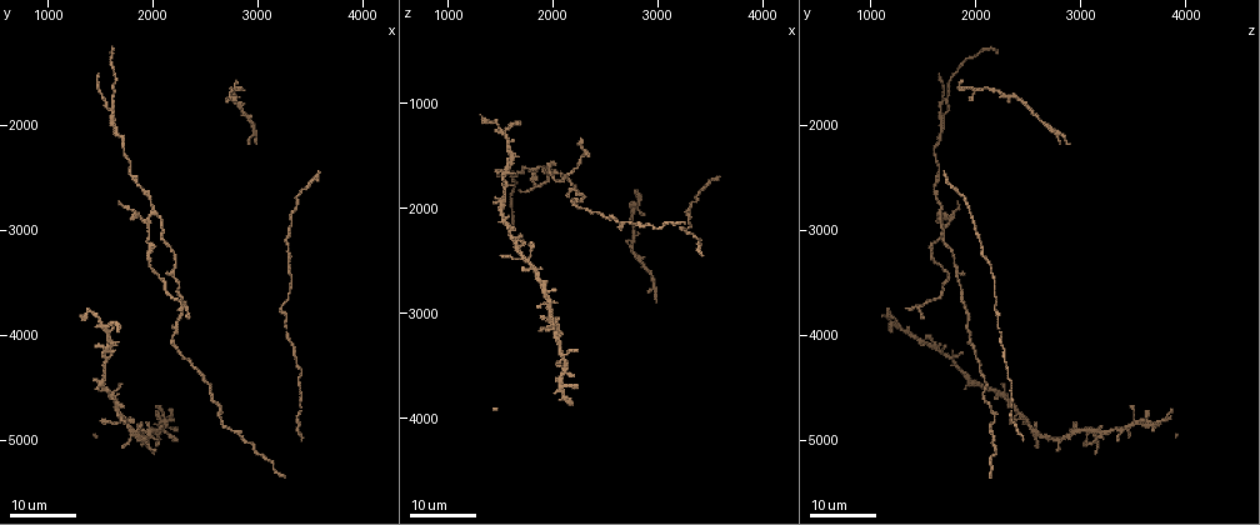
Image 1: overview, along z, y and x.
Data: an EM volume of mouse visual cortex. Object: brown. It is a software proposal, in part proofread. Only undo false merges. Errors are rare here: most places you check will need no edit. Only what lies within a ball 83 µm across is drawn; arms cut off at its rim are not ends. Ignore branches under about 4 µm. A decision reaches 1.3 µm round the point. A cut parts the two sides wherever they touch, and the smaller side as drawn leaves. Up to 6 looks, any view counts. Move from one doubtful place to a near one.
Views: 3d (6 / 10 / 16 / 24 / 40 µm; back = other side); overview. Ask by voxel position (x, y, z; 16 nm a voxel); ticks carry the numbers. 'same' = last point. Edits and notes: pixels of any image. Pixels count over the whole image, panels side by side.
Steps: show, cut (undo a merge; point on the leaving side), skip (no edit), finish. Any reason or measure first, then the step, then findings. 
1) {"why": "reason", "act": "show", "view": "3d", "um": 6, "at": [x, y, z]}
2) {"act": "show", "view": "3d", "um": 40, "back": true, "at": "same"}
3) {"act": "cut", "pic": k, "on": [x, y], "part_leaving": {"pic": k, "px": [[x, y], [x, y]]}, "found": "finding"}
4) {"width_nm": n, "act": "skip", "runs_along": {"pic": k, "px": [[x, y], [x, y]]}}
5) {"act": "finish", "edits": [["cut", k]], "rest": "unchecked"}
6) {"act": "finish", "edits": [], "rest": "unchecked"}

{"why": "arms part here", "act": "show", "view": "3d", "um": 24, "at": [1620, 1880, 1680]}

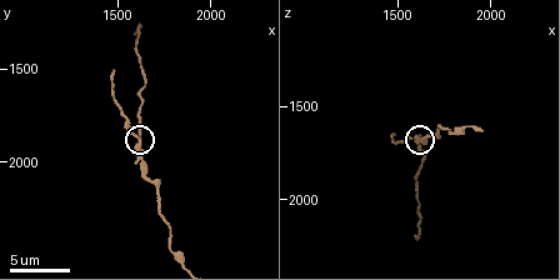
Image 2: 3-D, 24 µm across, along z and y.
{"act": "show", "view": "3d", "um": 10, "at": "same"}

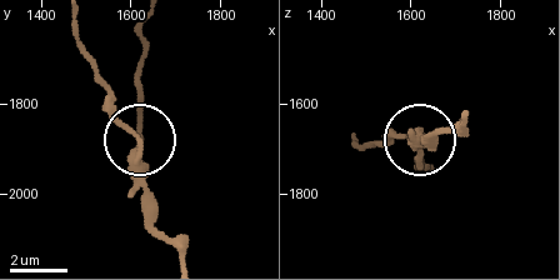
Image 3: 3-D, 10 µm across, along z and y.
{"act": "cut", "pic": 3, "on": [414, 158], "part_leaving": {"pic": 3, "px": [[136, 170], [143, 23]]}, "found": "two neurons meet here"}

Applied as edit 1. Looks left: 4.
{"act": "show", "view": "overview"}

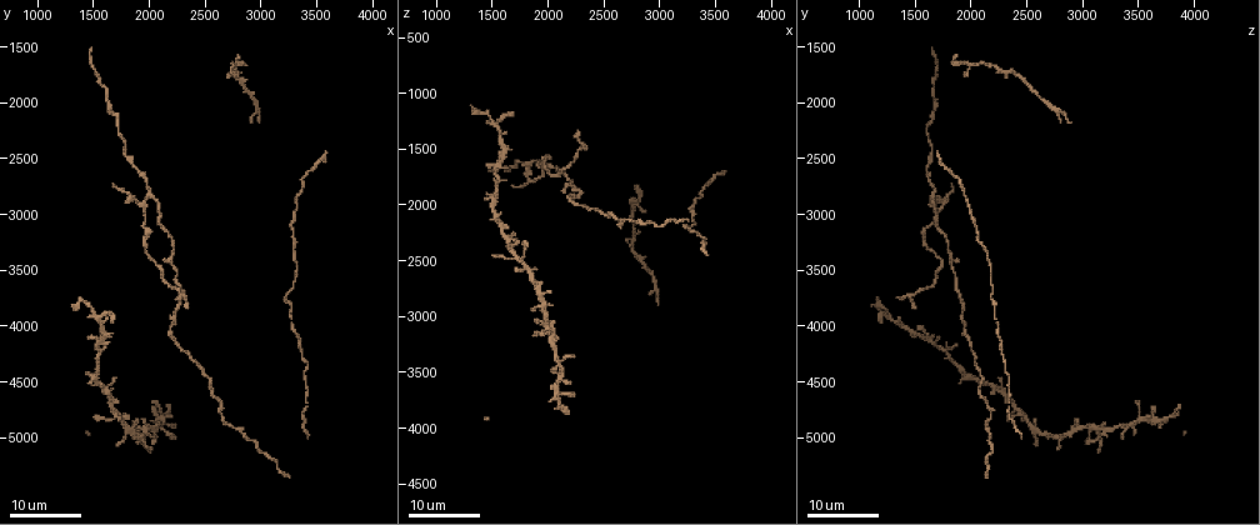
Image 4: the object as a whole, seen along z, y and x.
{"why": "looks like a crossing", "act": "show", "view": "3d", "um": 24, "at": [1560, 4220, 1780]}

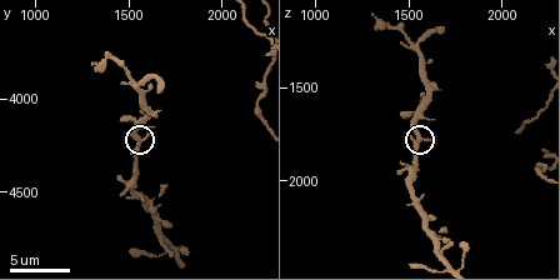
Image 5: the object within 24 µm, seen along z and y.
{"act": "show", "view": "3d", "um": 6, "at": [1540, 4240, 1780]}

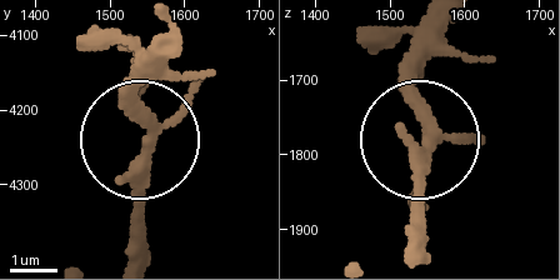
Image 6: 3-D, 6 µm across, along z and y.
{"act": "show", "view": "3d", "um": 6, "back": true, "at": [1550, 4225, 1770]}

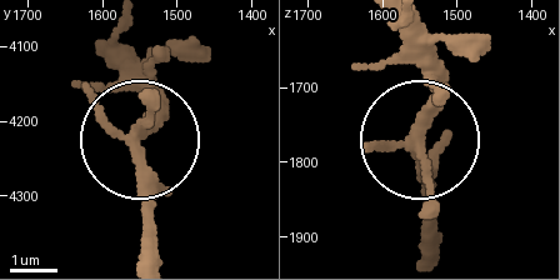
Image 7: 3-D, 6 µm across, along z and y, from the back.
{"act": "skip", "found": "continuous, no second neuron"}

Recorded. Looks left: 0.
{"act": "finish", "edits": [["cut", 3]], "rest": "unchecked"}

